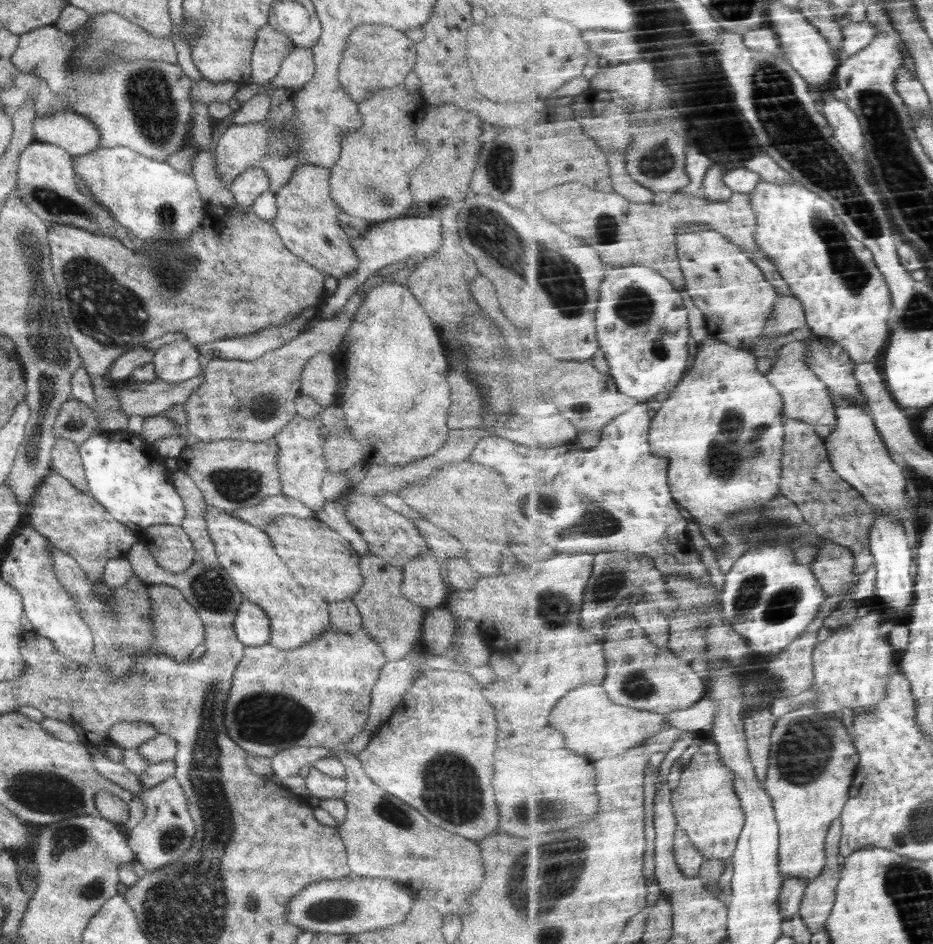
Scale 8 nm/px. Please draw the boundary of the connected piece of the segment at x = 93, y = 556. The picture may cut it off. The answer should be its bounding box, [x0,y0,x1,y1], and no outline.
[27,470,138,582]

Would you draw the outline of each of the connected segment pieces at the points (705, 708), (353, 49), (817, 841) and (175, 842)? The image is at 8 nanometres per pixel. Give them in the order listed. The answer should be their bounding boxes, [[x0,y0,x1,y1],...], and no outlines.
[[666,697,720,731],[338,24,416,103],[766,704,861,878],[127,778,195,871]]

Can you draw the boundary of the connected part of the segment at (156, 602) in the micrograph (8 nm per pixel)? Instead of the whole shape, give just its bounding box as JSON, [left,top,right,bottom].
[148,584,205,663]

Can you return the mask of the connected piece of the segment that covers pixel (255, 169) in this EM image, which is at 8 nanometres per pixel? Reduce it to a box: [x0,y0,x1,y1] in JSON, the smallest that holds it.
[229,166,269,210]

